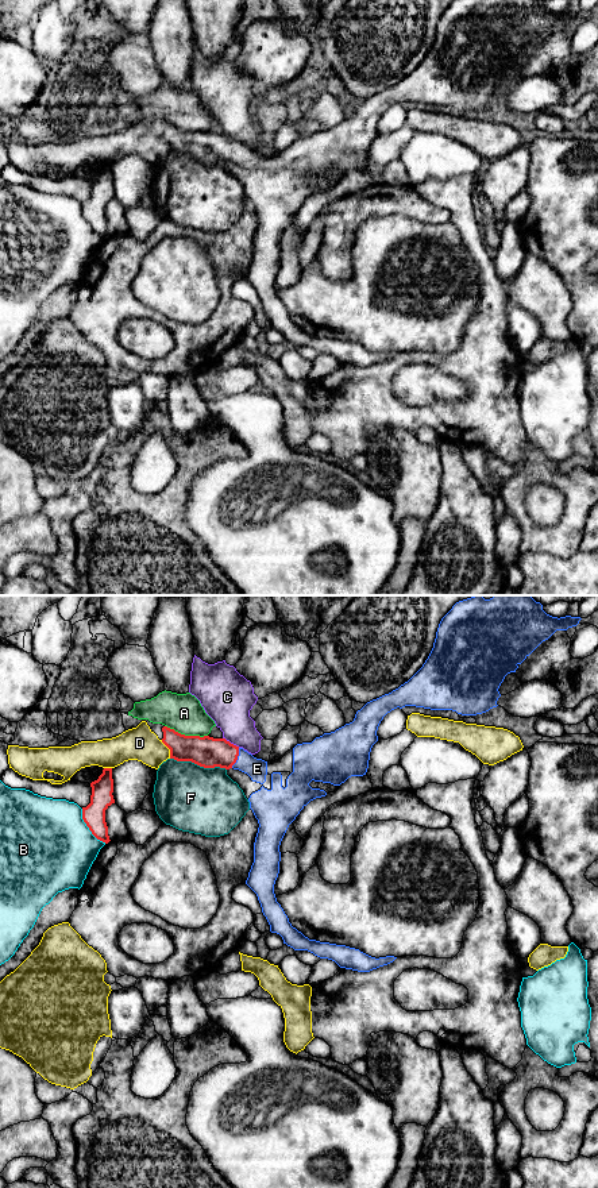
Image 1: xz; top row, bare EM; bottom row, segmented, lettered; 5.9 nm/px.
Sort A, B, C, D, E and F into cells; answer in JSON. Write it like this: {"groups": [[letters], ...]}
{"groups": [["A"], ["B"], ["C"], ["D"], ["E"], ["F"]]}

